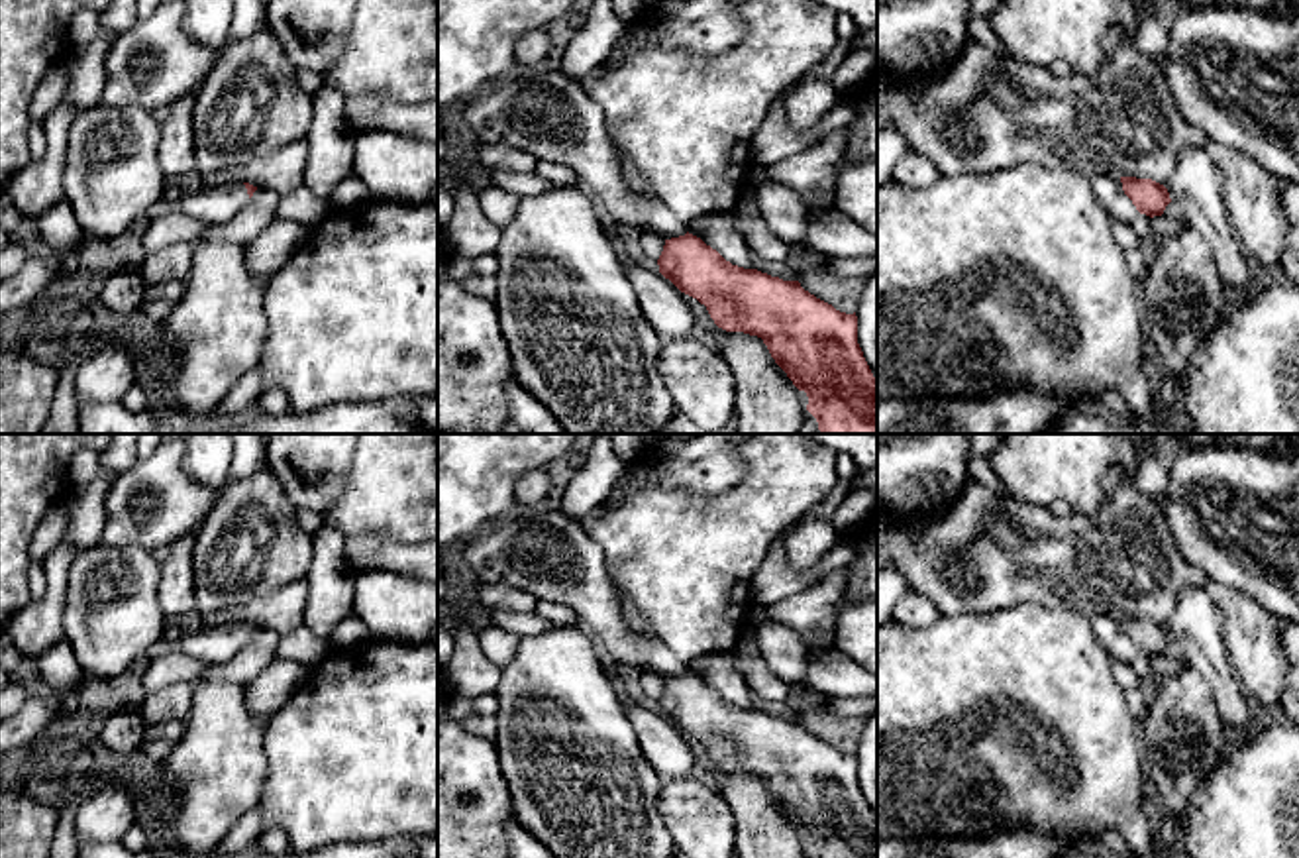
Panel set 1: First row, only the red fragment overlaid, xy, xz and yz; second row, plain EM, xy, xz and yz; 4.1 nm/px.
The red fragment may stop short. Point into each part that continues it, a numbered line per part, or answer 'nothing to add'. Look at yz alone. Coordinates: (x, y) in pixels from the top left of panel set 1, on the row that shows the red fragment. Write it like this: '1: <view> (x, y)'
1: yz (1107, 191)

